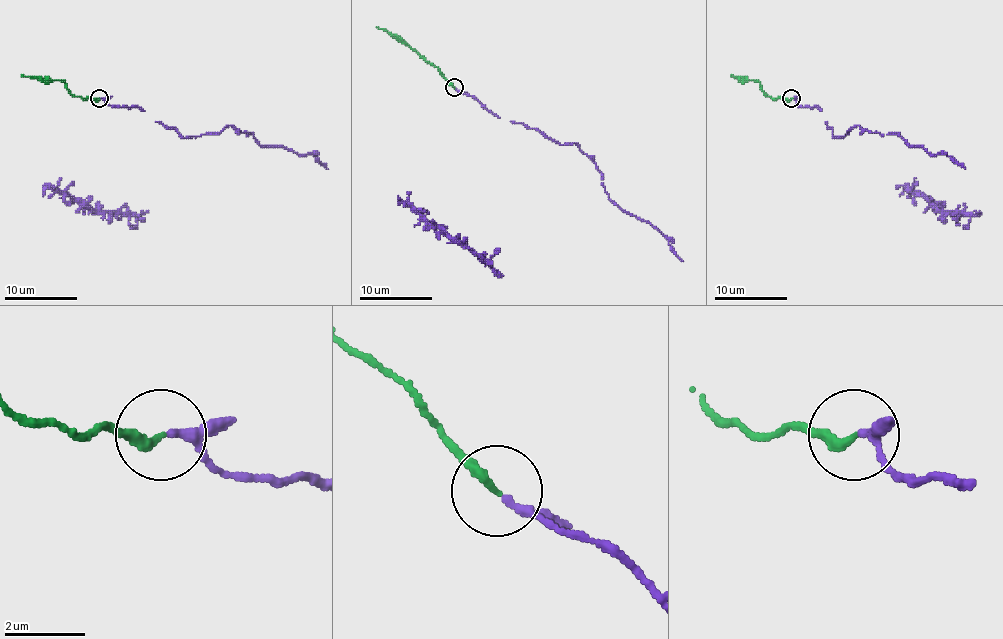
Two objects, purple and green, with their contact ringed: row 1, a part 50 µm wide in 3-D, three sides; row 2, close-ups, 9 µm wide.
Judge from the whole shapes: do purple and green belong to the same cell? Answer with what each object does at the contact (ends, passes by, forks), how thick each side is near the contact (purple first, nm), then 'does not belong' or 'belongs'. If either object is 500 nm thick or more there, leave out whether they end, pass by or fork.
purple passes by | green ends | 150/240 nm | belongs

